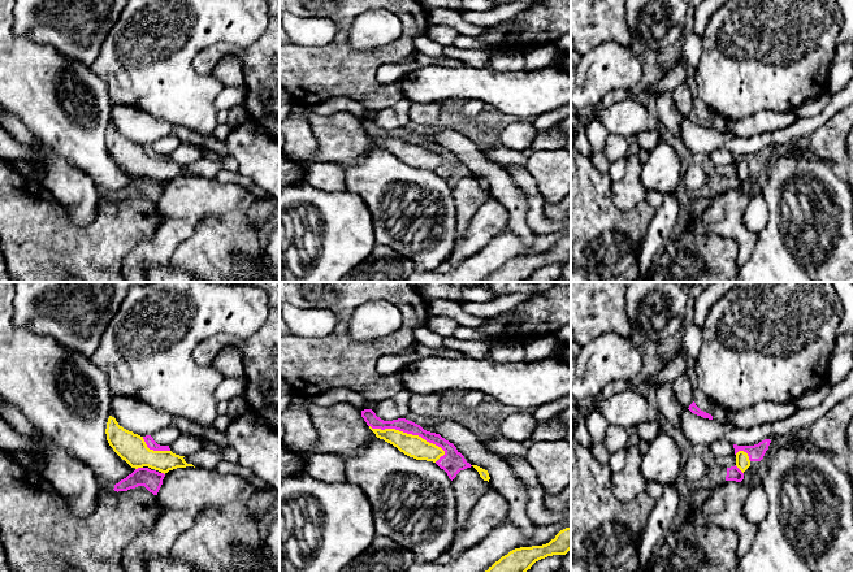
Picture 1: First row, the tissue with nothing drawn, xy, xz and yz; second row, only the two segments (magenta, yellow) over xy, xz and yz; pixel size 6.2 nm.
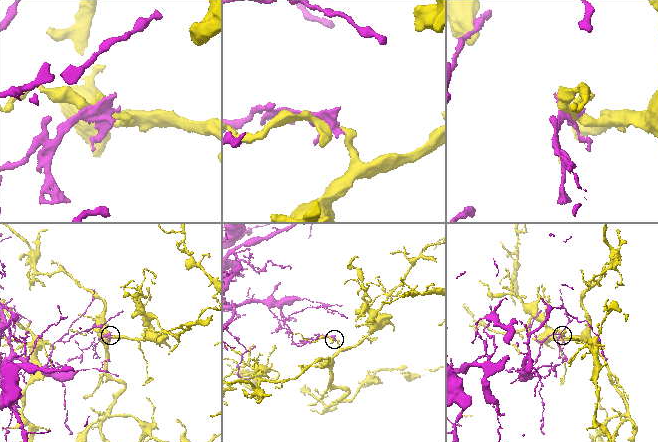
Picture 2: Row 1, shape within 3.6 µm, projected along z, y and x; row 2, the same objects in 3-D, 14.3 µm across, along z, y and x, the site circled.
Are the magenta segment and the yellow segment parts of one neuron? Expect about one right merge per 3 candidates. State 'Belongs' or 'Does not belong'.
Does not belong

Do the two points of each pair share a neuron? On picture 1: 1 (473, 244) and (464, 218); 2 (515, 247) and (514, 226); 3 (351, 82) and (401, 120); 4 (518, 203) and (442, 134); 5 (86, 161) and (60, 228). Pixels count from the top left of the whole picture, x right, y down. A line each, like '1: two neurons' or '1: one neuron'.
1: two neurons
2: two neurons
3: two neurons
4: one neuron
5: two neurons

